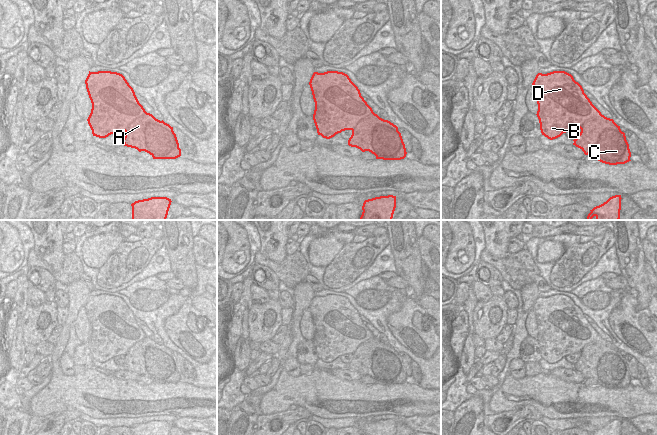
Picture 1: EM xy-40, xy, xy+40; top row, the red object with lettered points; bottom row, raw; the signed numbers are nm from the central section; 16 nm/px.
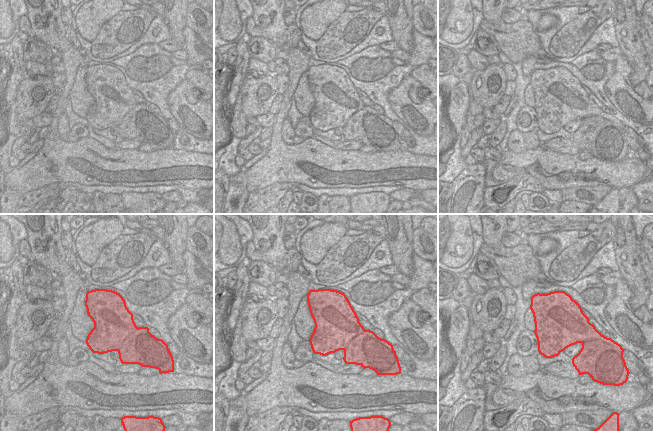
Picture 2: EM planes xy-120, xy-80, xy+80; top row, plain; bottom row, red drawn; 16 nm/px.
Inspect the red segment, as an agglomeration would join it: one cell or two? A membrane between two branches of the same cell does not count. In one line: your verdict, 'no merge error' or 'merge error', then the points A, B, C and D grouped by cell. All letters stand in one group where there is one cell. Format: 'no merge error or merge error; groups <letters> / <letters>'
merge error; groups A C / B D

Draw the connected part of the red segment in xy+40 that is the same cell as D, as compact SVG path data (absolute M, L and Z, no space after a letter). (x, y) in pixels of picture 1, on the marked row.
M565 71L538 73L532 83L537 97L537 117L542 135L550 140L581 128L590 119L617 125L592 104L582 86Z

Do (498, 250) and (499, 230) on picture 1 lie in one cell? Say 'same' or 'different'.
same

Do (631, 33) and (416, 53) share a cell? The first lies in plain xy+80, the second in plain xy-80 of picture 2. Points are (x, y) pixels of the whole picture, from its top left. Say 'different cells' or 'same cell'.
different cells

